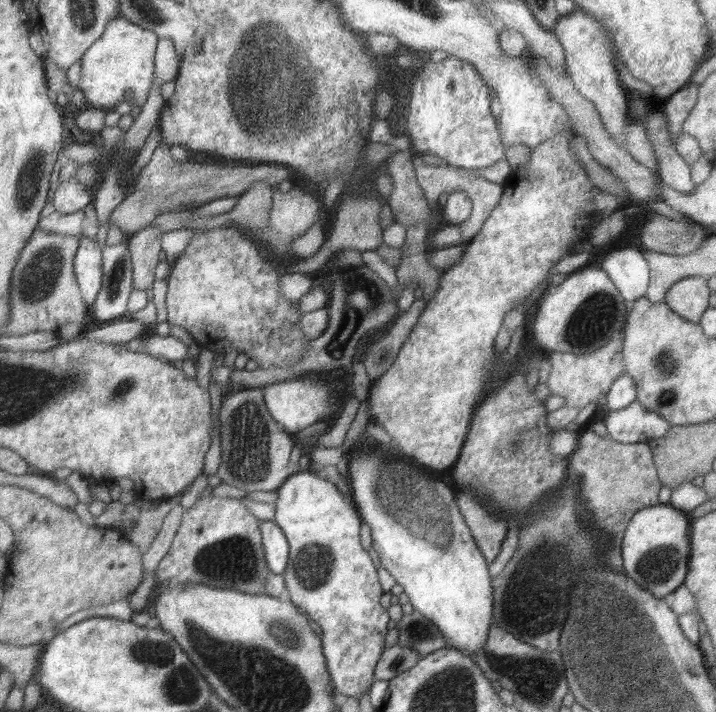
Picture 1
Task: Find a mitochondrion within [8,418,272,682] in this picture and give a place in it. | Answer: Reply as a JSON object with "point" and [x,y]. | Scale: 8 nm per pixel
{"point":[235,560]}

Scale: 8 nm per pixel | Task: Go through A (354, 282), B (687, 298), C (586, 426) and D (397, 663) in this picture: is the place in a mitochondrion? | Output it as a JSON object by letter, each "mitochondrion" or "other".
{"A":"mitochondrion","B":"other","C":"other","D":"mitochondrion"}

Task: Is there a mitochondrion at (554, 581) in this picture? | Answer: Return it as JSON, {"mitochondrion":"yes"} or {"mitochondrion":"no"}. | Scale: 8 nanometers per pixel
{"mitochondrion":"yes"}

